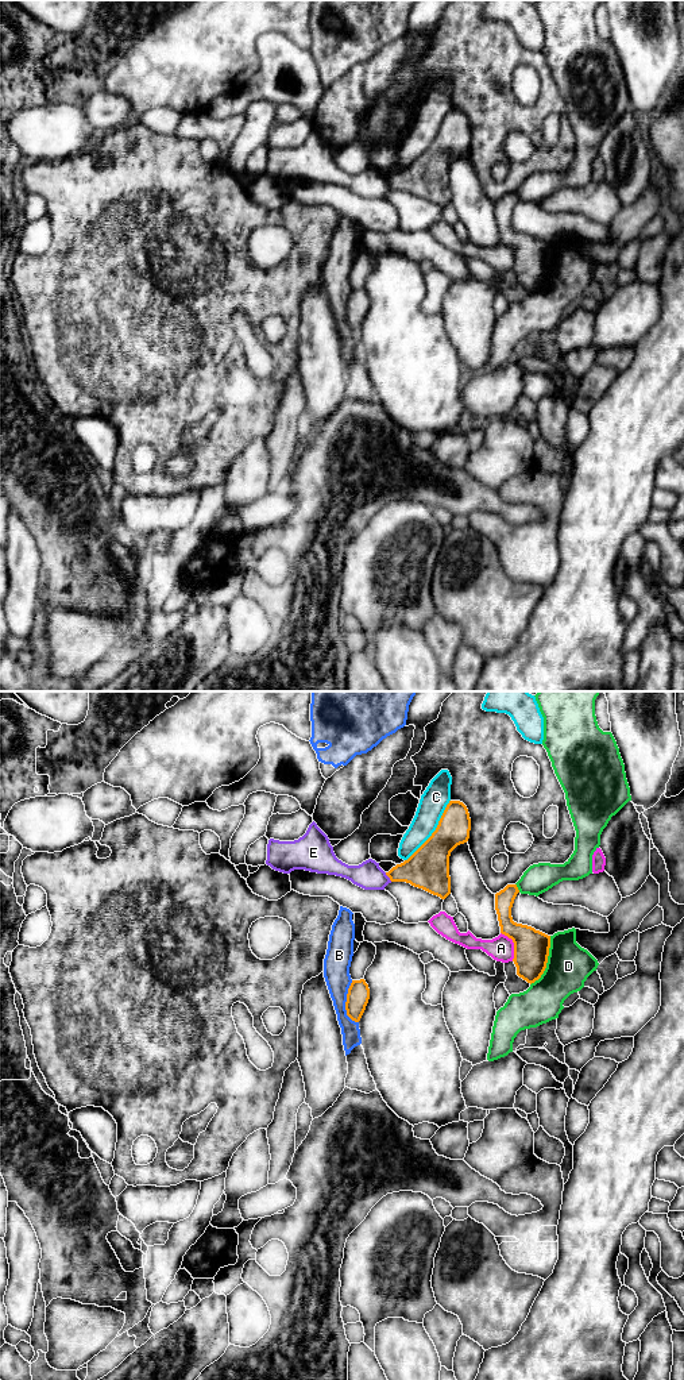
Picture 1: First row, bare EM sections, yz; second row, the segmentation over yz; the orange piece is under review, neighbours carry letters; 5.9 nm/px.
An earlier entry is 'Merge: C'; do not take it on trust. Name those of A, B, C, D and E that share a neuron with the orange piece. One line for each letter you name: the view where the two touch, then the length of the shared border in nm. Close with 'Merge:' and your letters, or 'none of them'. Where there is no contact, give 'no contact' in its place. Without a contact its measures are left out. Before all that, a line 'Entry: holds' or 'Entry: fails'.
Entry: fails
B: meets orange in yz; contact 260 nm long
Merge: B

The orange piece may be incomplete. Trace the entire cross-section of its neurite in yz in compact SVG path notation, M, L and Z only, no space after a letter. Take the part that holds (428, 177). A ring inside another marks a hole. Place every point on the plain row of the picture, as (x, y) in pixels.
M449 109L432 144L386 184L391 190L406 190L445 208L451 203L451 161L468 150L469 139L467 115L460 109Z

